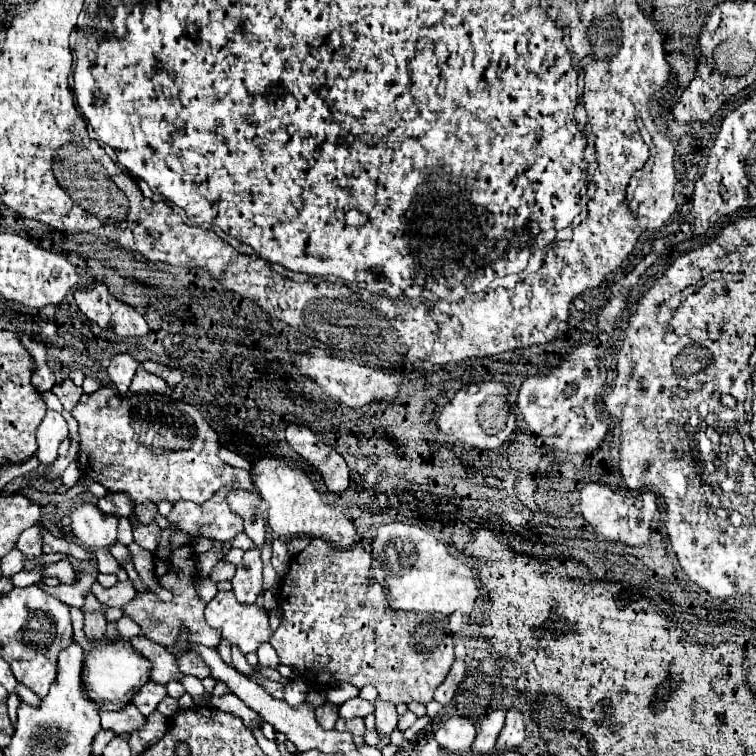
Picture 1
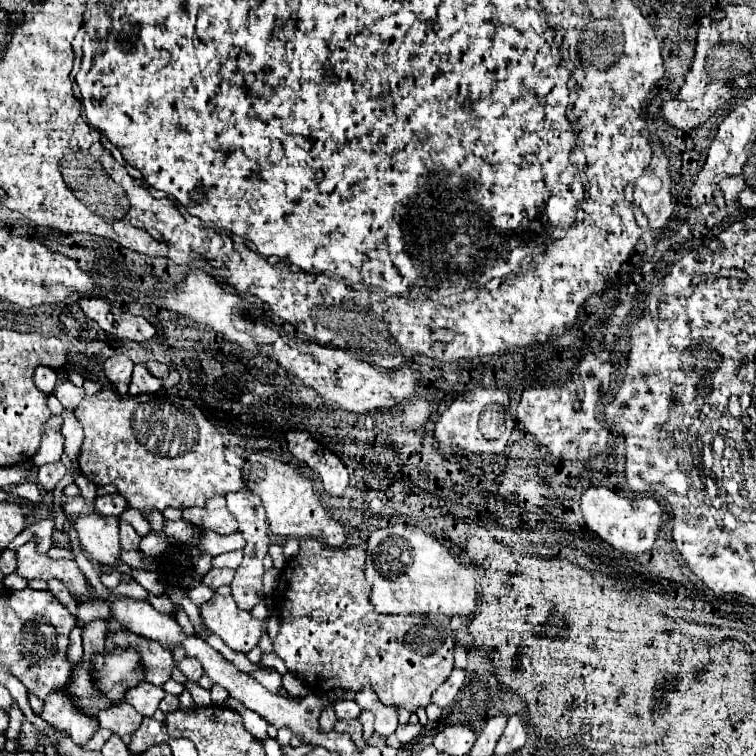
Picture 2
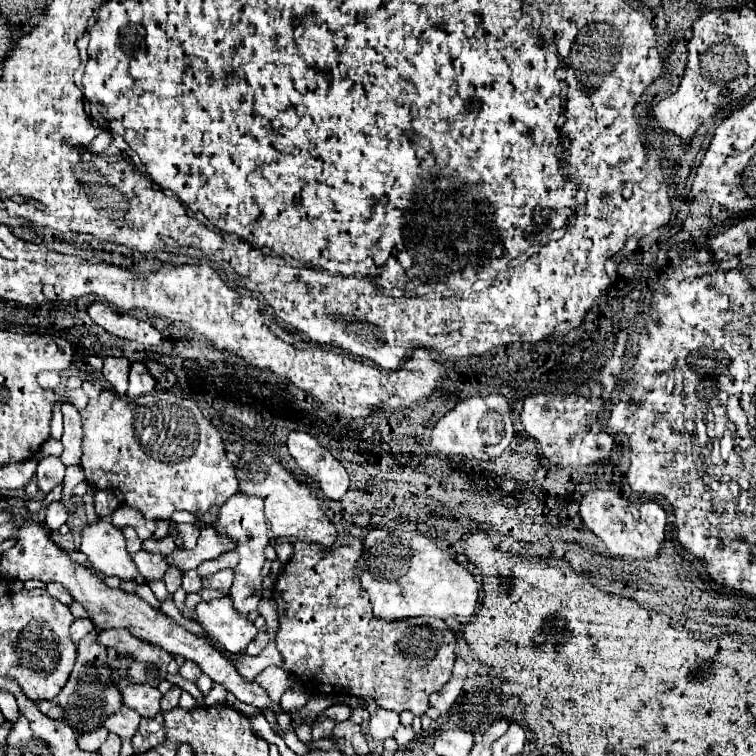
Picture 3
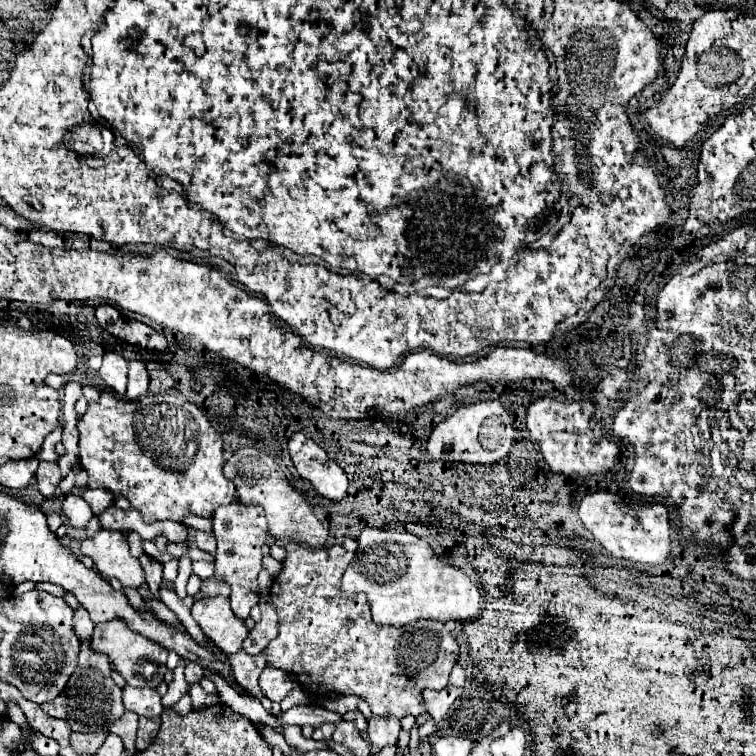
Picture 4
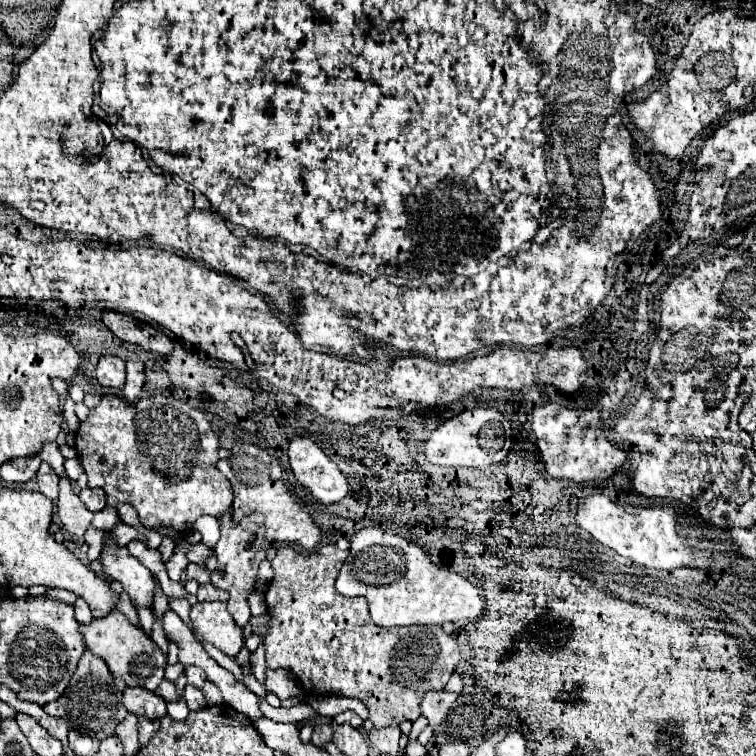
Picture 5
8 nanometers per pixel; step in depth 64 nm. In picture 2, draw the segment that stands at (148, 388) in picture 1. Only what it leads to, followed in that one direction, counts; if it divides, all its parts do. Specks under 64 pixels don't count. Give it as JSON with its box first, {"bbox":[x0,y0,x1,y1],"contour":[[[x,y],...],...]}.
{"bbox":[130,364,162,396],"contour":[[[136,364],[134,366],[134,374],[132,374],[132,382],[130,382],[130,396],[138,396],[138,394],[154,394],[162,388],[162,380],[158,380],[156,376],[152,376],[144,364]]]}

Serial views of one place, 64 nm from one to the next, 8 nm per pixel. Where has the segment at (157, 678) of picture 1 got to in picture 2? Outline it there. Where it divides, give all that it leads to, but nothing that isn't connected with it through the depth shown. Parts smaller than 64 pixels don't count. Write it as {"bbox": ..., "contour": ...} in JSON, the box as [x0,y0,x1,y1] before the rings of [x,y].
{"bbox":[110,632,174,684],"contour":[[[110,632],[110,640],[120,648],[136,648],[142,656],[142,664],[146,670],[146,682],[164,684],[170,680],[174,670],[172,652],[154,644],[154,640],[146,640],[144,636],[134,636],[132,632]]]}

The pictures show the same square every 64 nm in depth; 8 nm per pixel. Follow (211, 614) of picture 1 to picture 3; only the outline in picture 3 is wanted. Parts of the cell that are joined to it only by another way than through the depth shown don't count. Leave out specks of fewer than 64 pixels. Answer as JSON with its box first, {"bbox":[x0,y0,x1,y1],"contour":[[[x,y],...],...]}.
{"bbox":[196,596,258,654],"contour":[[[228,596],[200,602],[196,606],[196,612],[202,628],[210,632],[232,654],[244,652],[246,646],[258,636],[258,628],[254,626],[254,622],[250,622],[246,614],[236,612]]]}

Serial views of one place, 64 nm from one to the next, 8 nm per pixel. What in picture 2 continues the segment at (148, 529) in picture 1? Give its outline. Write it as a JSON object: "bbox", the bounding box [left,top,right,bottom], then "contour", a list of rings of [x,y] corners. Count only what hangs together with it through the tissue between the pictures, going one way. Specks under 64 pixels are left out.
{"bbox":[140,530,164,556],"contour":[[[150,530],[146,536],[140,538],[140,550],[148,556],[160,556],[164,554],[164,534]]]}

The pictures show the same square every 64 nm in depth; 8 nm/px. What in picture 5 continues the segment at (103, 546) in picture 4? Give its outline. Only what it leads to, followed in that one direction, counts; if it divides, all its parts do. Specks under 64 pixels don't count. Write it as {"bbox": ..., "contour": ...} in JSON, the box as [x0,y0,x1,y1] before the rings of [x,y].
{"bbox":[100,538,154,608],"contour":[[[104,538],[100,564],[102,564],[104,576],[118,580],[134,604],[152,608],[152,602],[154,602],[152,572],[146,566],[142,566],[134,556],[130,556],[126,546],[118,546],[112,540]]]}

